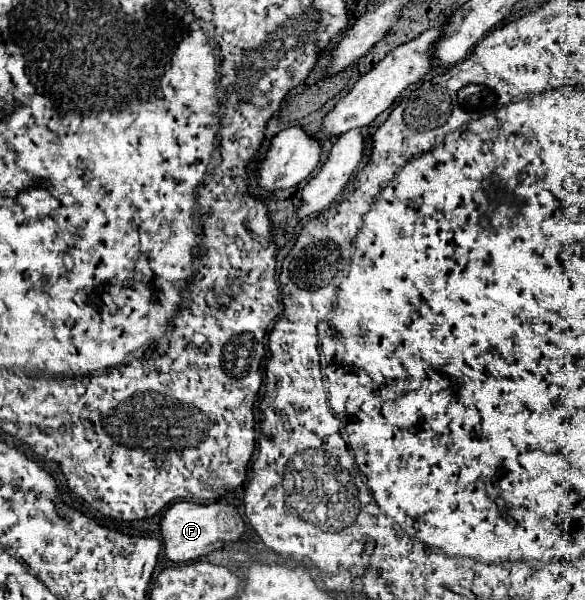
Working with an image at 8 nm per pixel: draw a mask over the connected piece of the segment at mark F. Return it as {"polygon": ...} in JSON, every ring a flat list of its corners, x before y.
{"polygon":[[175,502,171,504,159,522,159,532,163,536,163,552,171,562,191,562,207,556,211,550,221,548,227,542,235,542,245,532,245,522,237,508,231,504,195,504,195,502]]}

